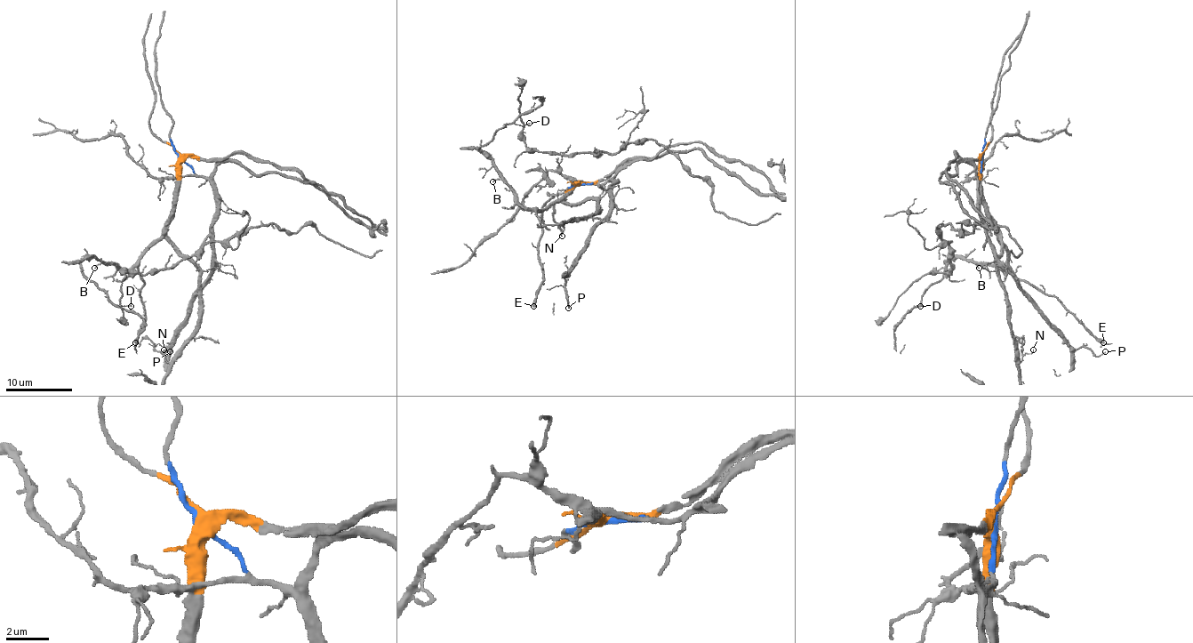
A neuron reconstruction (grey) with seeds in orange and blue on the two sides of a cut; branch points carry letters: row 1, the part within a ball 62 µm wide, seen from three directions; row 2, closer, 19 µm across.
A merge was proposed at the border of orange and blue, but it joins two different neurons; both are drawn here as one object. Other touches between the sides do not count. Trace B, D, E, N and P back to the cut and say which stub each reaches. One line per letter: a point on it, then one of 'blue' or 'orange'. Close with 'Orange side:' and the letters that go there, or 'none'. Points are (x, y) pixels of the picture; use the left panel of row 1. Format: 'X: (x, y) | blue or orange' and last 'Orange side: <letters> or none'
B: (94, 268) | orange
D: (131, 306) | orange
E: (135, 342) | orange
N: (164, 349) | orange
P: (170, 351) | blue
Orange side: B, D, E, N

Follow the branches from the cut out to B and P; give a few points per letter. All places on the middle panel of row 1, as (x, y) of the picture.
B: (577, 184), (564, 197), (544, 209), (525, 209), (500, 179), (492, 182)
P: (577, 184), (613, 182), (612, 211), (590, 234), (587, 248), (567, 277), (565, 290), (569, 309)

